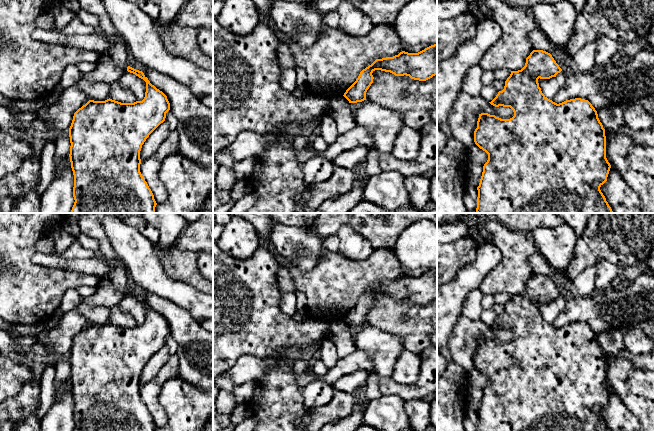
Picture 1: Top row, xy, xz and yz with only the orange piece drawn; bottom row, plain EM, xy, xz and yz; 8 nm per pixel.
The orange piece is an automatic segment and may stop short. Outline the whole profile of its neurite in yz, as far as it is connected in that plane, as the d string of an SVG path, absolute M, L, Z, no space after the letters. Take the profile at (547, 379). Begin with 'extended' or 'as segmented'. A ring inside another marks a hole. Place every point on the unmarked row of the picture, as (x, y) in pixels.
as segmented; M533 274L526 282L525 290L521 294L511 295L510 300L505 305L504 313L499 315L496 321L489 326L495 331L510 331L514 340L510 343L501 343L488 337L479 338L477 352L474 355L474 366L488 378L488 384L483 390L482 400L477 411L477 431L610 431L600 414L600 411L607 405L611 389L606 382L605 353L598 342L597 335L588 324L581 322L570 323L557 328L548 323L539 311L539 302L550 303L556 301L561 295L562 293L550 277L543 274Z

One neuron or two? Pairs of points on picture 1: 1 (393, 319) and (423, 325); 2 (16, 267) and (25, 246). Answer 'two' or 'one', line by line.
1: one
2: one

